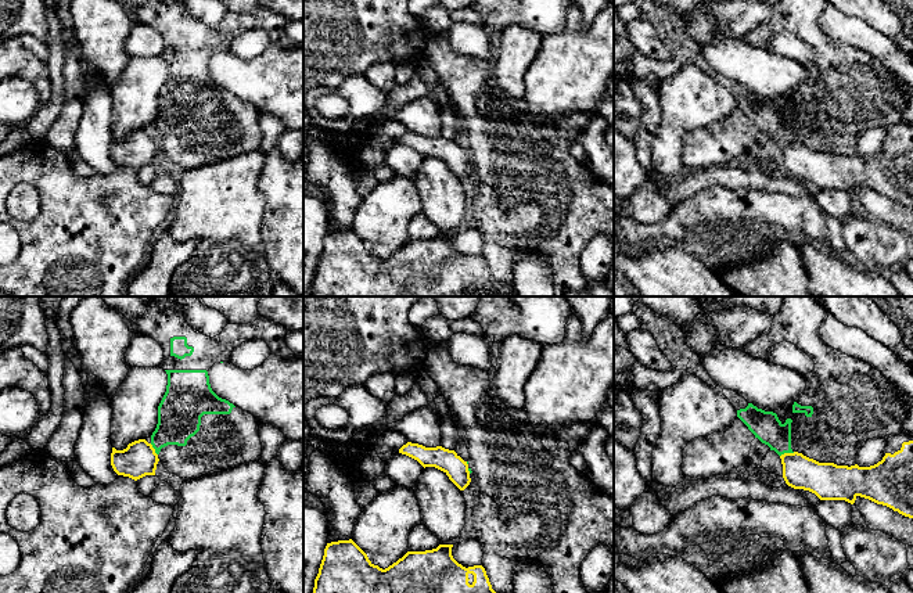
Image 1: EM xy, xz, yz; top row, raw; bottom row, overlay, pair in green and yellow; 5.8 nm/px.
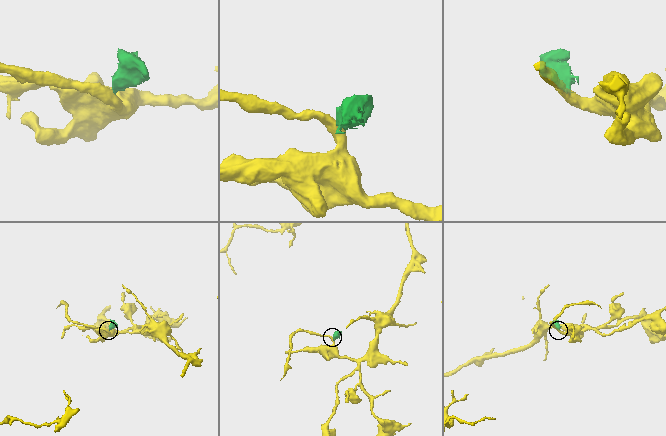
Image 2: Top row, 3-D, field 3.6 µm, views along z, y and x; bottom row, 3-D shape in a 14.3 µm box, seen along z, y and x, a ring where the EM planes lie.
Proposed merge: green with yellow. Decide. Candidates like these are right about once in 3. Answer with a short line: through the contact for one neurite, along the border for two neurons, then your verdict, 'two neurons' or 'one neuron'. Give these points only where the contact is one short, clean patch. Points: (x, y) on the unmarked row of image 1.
line yz (794, 142), (786, 142), (780, 146); two neurons

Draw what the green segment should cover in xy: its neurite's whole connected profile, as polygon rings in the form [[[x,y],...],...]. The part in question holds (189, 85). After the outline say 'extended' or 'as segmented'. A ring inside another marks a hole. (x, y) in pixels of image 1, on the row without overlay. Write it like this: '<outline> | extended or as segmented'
[[[145,0],[130,12],[134,21],[151,26],[163,40],[161,57],[168,64],[168,75],[151,125],[151,134],[163,157],[186,170],[262,150],[259,111],[219,87],[211,78],[208,61],[215,53],[229,51],[237,36],[255,28],[265,30],[272,44],[295,46],[285,32],[288,19],[259,6],[254,12],[227,14],[219,25],[211,28],[190,17],[181,0]]] | extended

